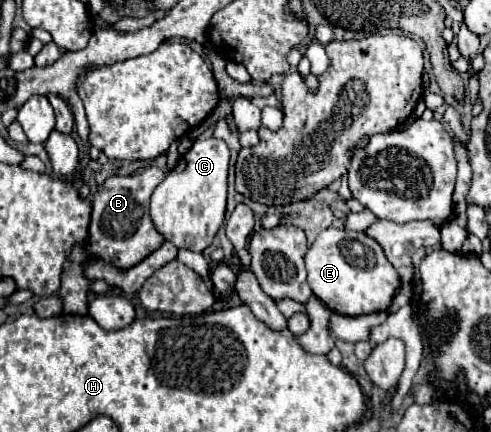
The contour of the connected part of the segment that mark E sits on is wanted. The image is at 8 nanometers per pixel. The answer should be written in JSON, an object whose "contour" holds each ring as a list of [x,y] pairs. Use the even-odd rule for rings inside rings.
{"contour":[[[337,228],[323,230],[305,254],[305,268],[313,294],[325,302],[331,312],[345,316],[385,312],[401,286],[399,274],[385,258],[383,248],[363,232]]]}

